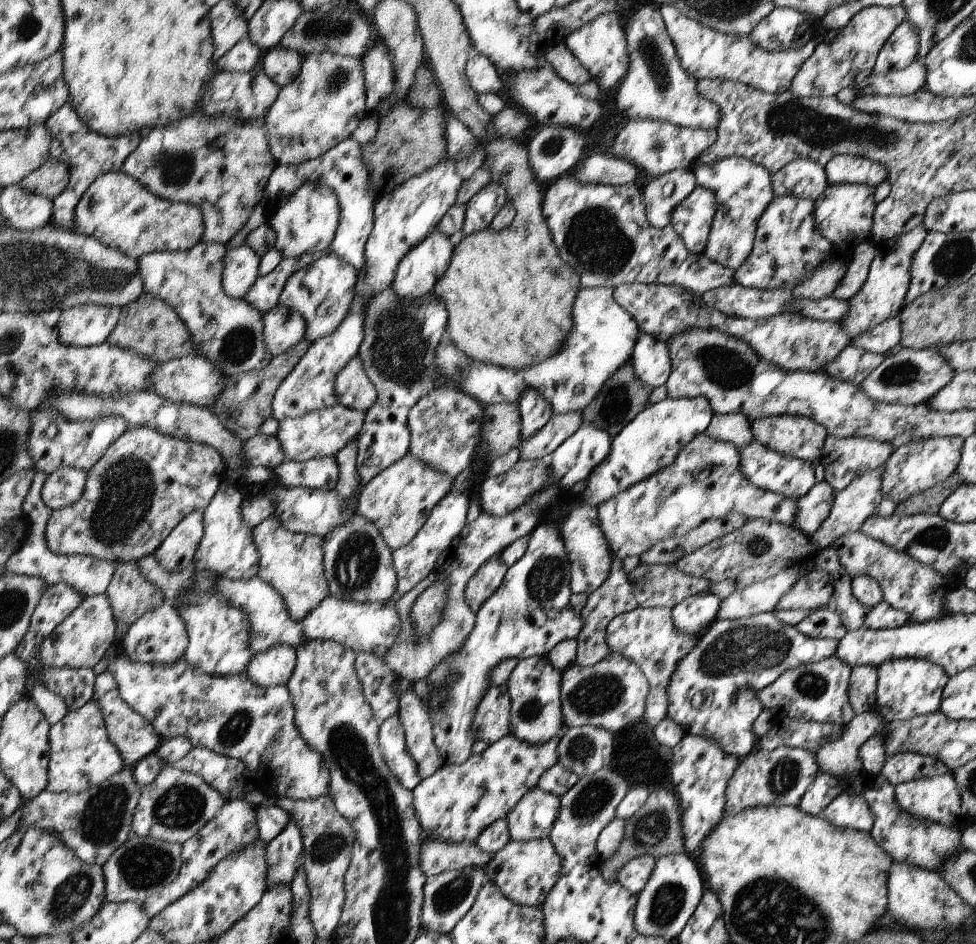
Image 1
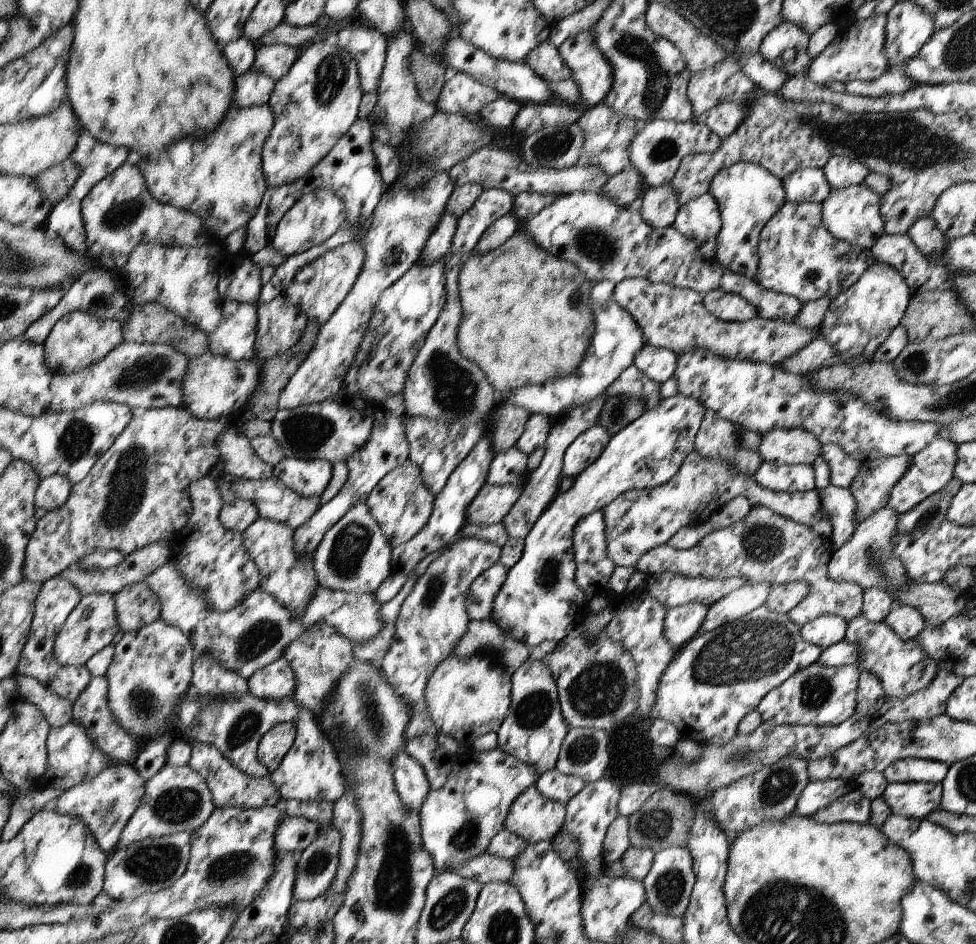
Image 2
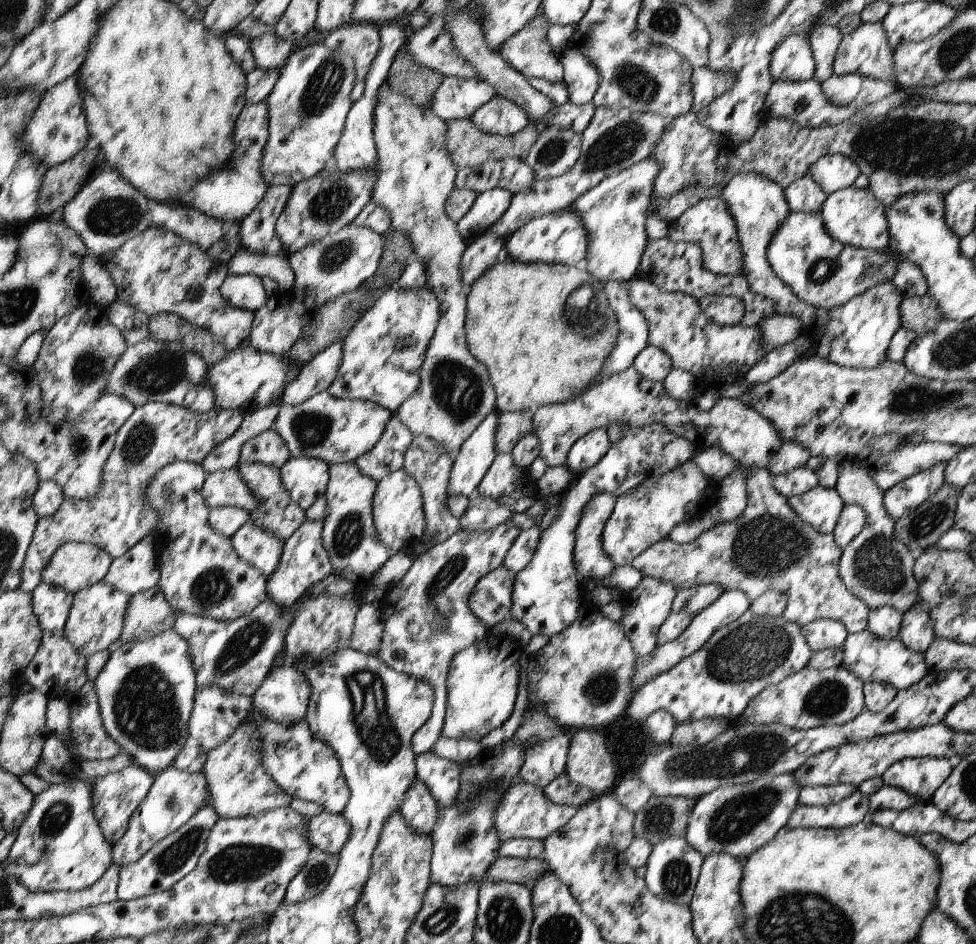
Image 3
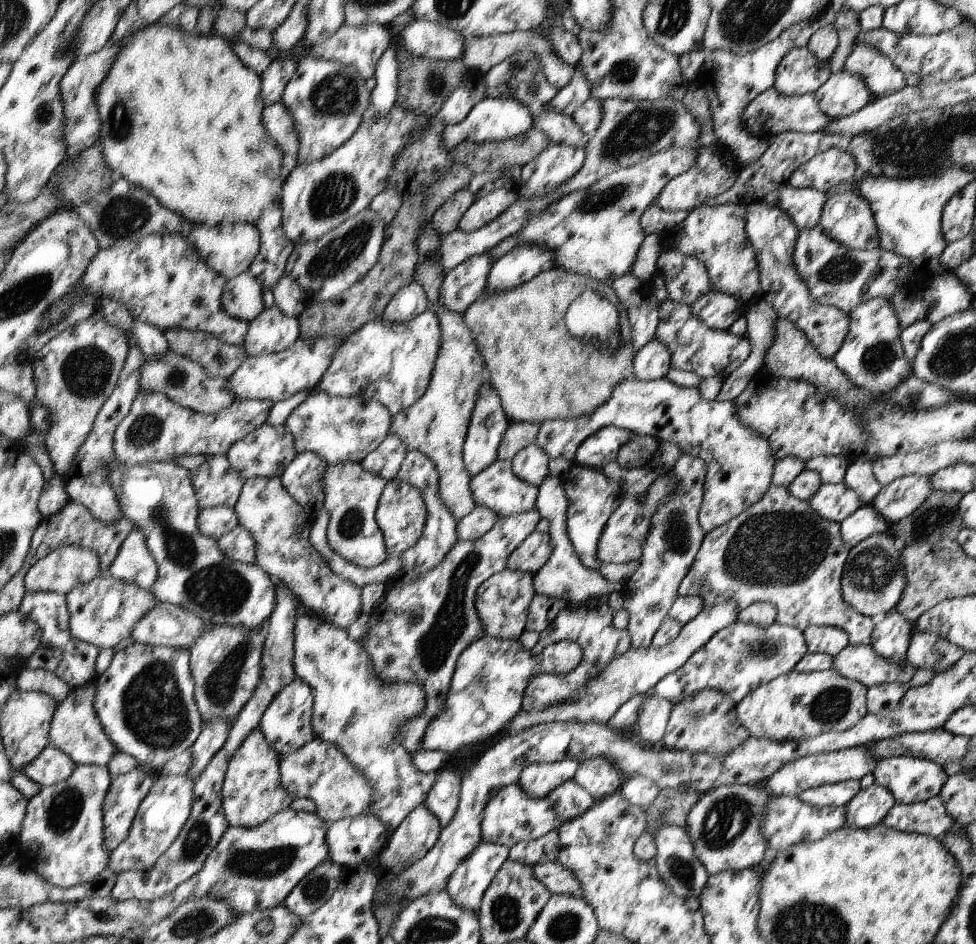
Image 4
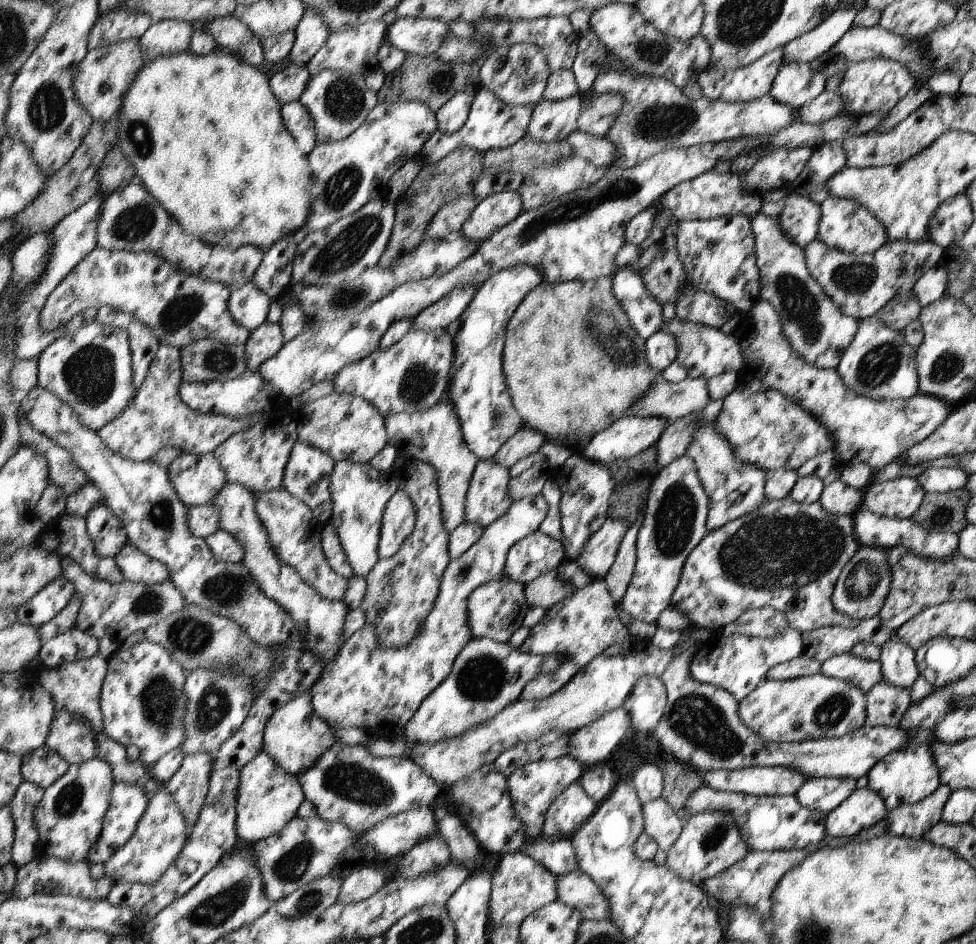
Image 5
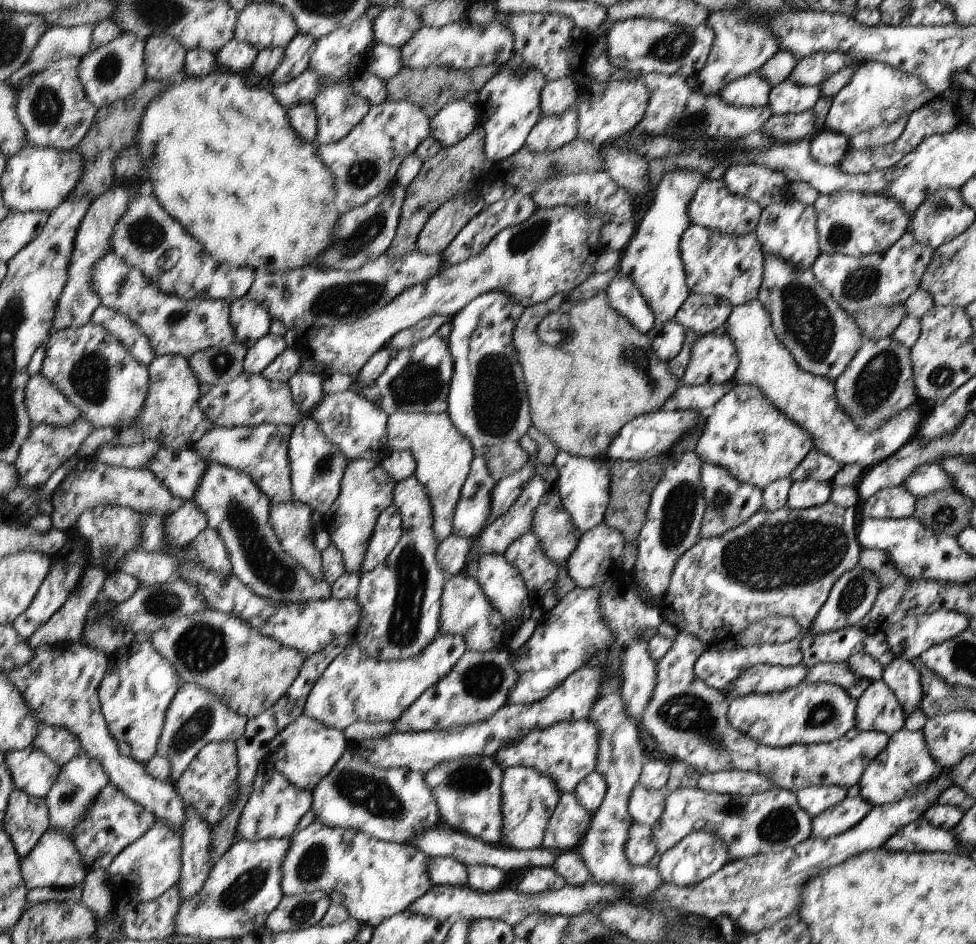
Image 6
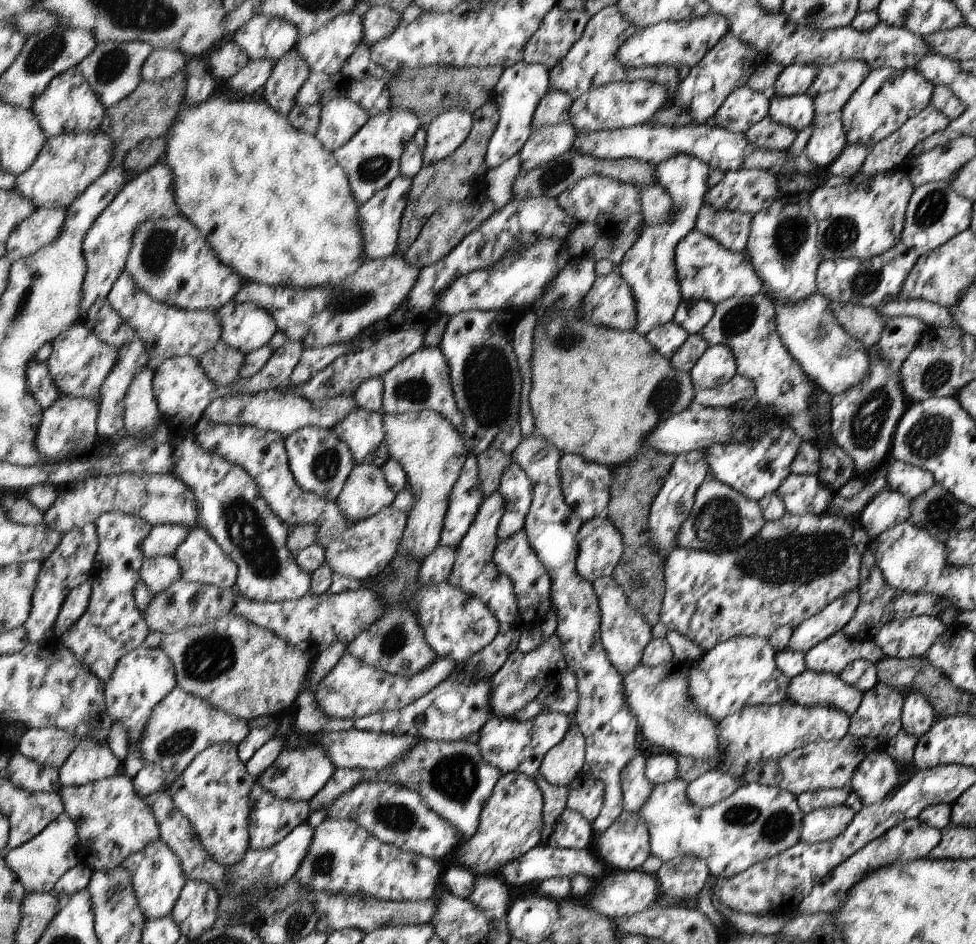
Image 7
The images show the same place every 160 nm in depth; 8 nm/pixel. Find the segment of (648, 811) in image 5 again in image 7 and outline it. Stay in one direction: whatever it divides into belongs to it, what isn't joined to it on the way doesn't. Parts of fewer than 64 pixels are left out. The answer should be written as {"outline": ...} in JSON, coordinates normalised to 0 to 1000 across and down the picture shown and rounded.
{"outline":[[[658,799],[650,802],[645,809],[640,811],[636,820],[636,832],[639,834],[640,857],[647,861],[654,861],[656,855],[665,846],[669,829],[662,822],[662,803]]]}

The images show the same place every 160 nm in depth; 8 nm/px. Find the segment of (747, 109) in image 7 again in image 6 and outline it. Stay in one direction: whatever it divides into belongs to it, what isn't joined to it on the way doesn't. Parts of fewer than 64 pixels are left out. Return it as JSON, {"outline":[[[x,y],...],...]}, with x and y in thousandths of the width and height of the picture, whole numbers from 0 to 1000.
{"outline":[[[778,75],[770,76],[766,81],[756,83],[753,87],[746,87],[736,101],[750,110],[750,112],[784,112],[788,110],[788,101],[792,92],[785,83],[781,83]]]}

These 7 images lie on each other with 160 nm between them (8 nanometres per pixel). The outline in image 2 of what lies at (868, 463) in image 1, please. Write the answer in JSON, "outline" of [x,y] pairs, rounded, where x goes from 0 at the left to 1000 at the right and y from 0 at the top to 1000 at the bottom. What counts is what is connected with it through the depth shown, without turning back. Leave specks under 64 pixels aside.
{"outline":[[[844,470],[841,483],[850,494],[851,513],[857,516],[870,518],[881,500],[881,490],[861,472]]]}

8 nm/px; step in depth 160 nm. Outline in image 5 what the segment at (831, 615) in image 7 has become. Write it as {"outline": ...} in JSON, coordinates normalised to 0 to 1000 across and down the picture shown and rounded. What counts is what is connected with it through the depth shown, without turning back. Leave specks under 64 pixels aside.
{"outline":[[[881,577],[878,587],[870,599],[864,600],[853,629],[855,644],[863,650],[879,656],[891,656],[902,649],[912,627],[914,604],[908,590],[909,583],[893,578]]]}

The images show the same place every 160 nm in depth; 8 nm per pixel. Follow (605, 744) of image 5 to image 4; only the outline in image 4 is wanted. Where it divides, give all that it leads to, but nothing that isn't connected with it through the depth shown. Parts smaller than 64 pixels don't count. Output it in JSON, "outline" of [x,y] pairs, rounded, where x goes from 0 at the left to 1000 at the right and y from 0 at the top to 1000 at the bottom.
{"outline":[[[755,657],[739,671],[727,676],[727,679],[715,689],[698,709],[678,718],[678,721],[674,722],[674,726],[663,735],[654,735],[654,738],[649,738],[641,744],[632,756],[625,761],[622,766],[623,771],[632,775],[654,765],[654,758],[661,747],[662,739],[666,736],[676,737],[684,742],[689,748],[693,748],[703,737],[711,737],[713,733],[717,735],[717,731],[730,729],[730,731],[746,735],[751,744],[756,746],[779,727],[815,710],[818,701],[828,691],[828,679],[825,677],[824,669],[817,664],[800,663],[795,658],[789,663],[781,664],[770,659],[763,661]]]}

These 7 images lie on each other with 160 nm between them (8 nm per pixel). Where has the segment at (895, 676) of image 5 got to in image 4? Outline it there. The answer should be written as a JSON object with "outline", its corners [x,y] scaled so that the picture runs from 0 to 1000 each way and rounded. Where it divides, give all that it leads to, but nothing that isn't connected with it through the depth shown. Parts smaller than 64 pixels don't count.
{"outline":[[[912,646],[906,657],[895,661],[892,684],[900,694],[906,695],[910,701],[922,703],[928,698],[935,667],[936,661],[930,659],[918,646]]]}

